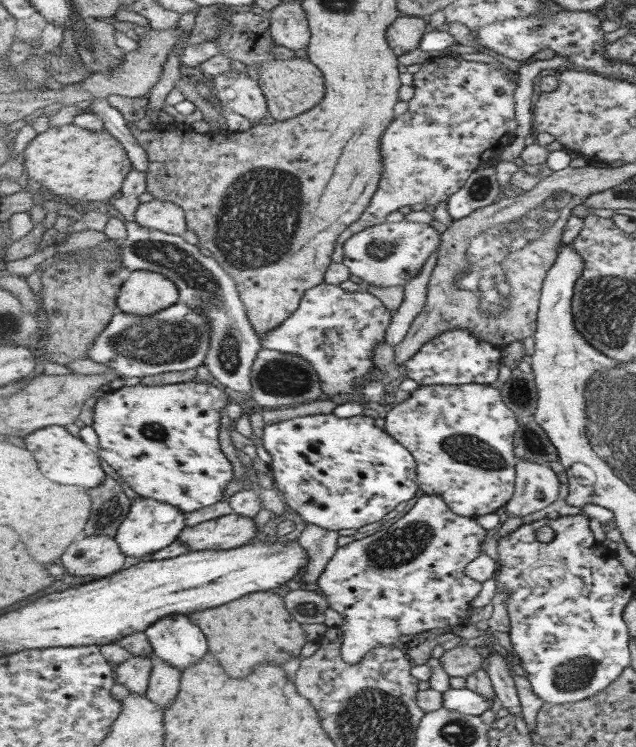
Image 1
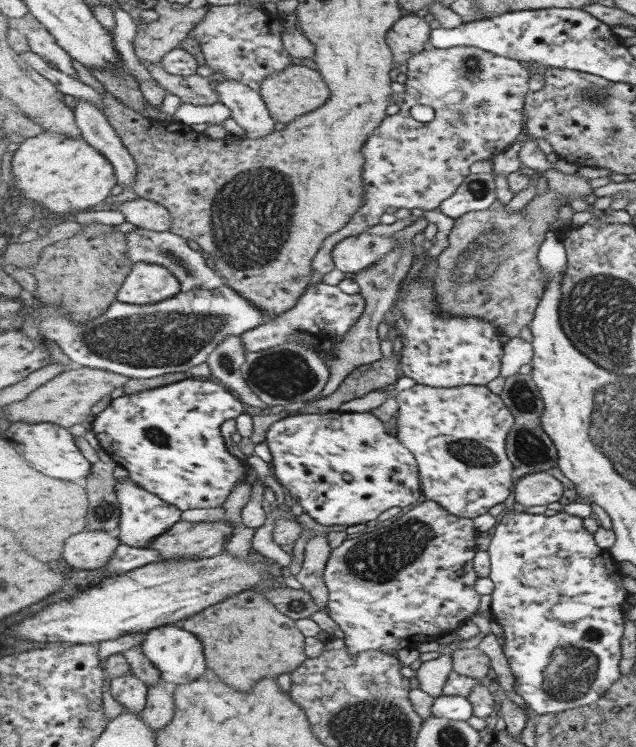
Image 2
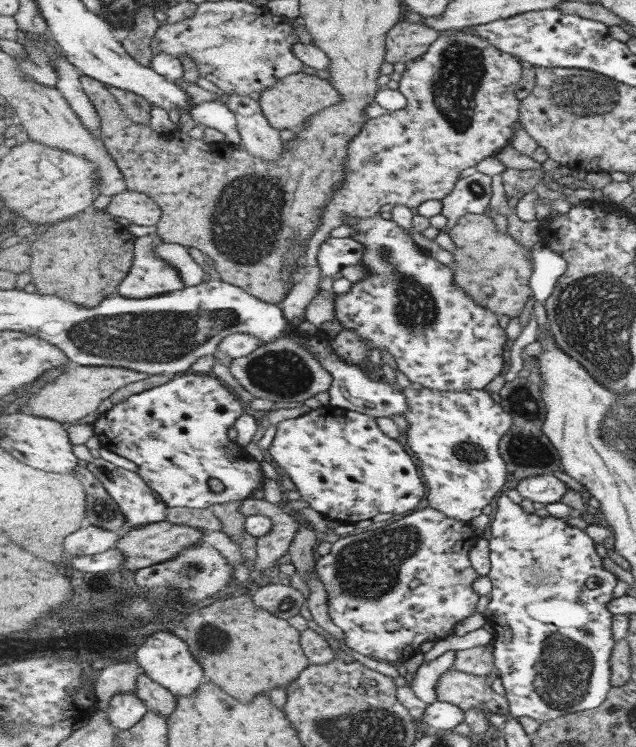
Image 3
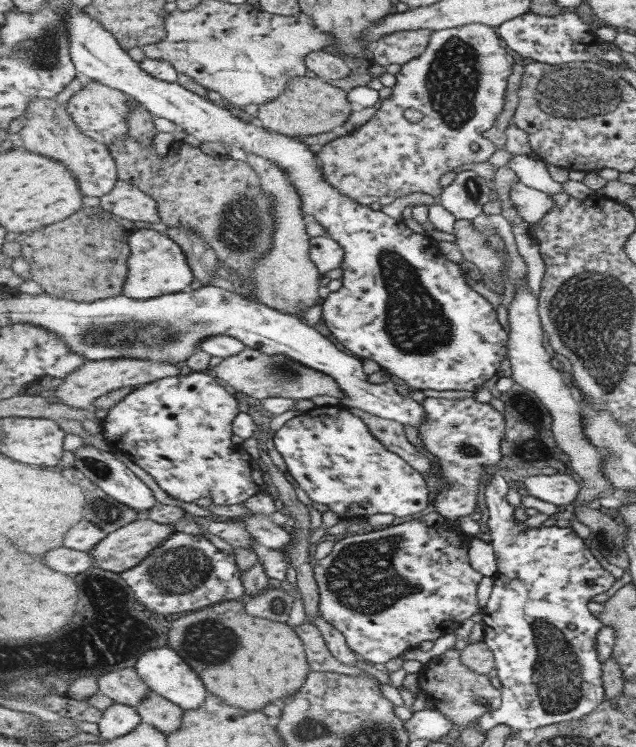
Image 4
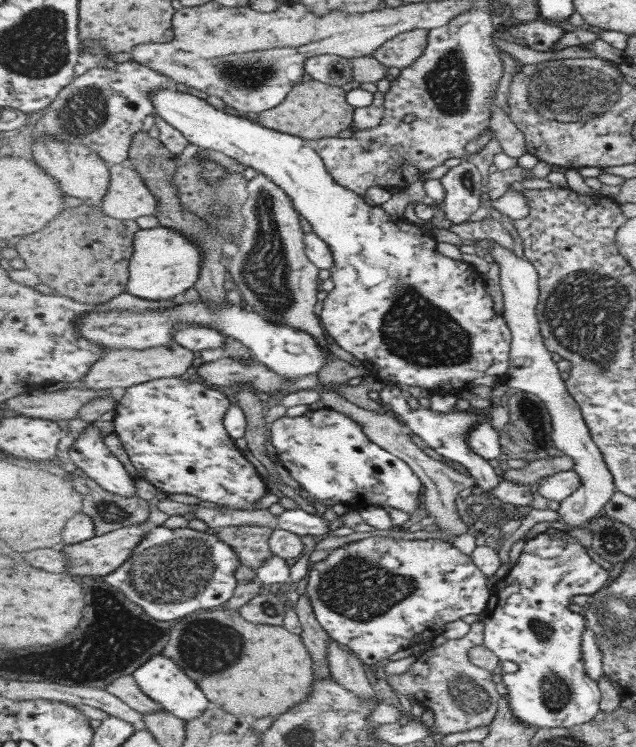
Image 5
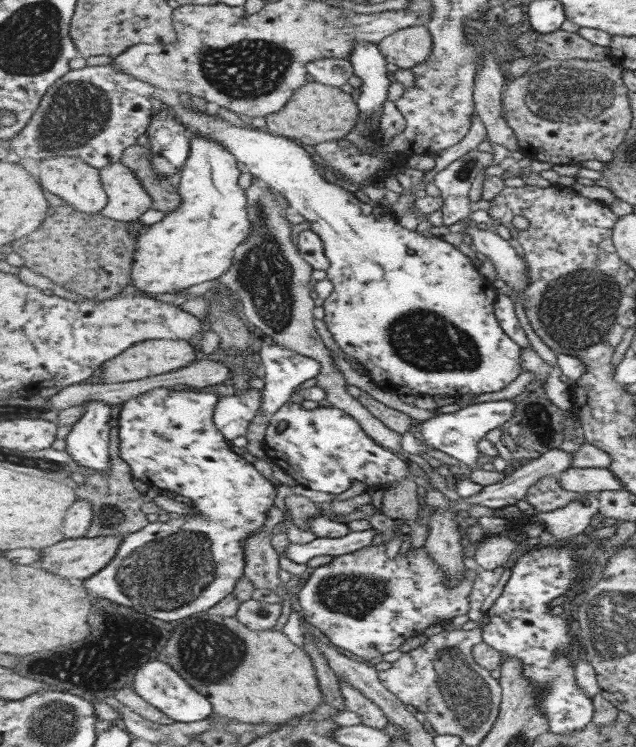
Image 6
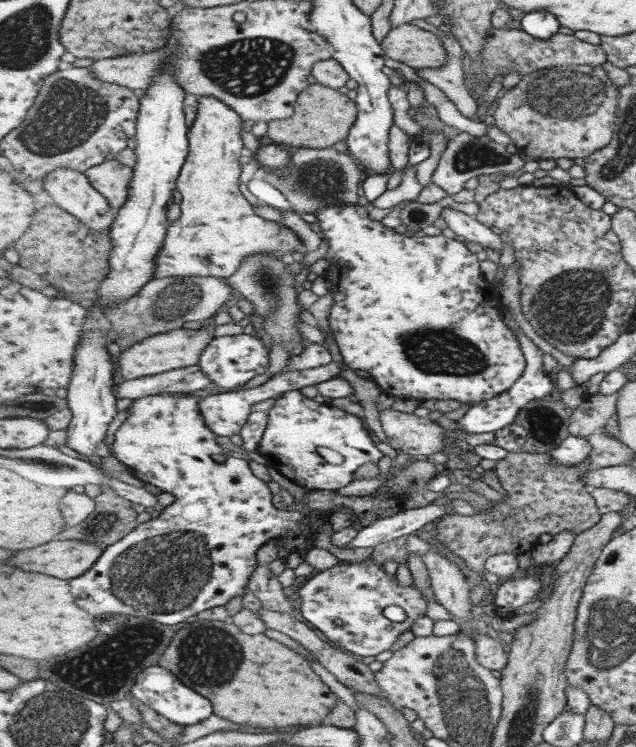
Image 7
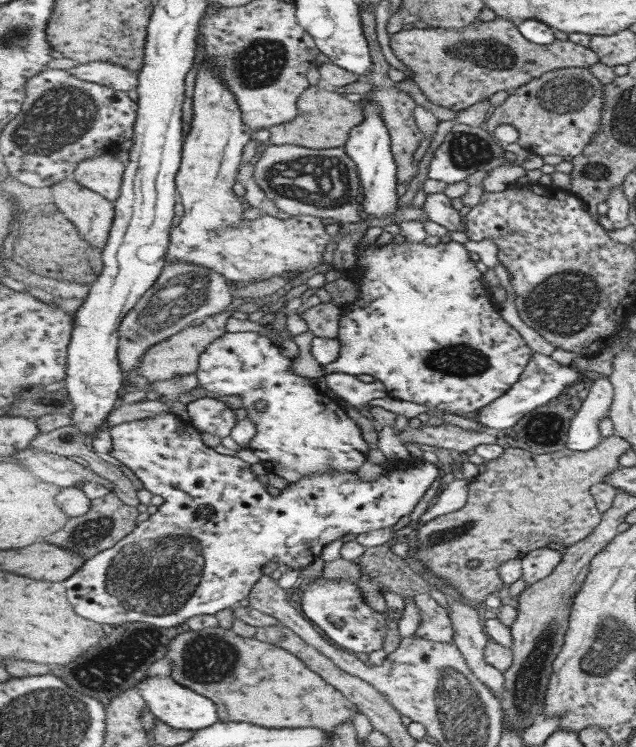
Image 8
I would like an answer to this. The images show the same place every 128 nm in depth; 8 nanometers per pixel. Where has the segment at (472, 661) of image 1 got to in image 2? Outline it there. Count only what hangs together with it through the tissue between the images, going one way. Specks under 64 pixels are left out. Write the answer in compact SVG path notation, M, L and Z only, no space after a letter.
M457 649L452 655L453 672L477 680L490 681L492 679L491 662L489 662L489 656L483 654L483 650Z

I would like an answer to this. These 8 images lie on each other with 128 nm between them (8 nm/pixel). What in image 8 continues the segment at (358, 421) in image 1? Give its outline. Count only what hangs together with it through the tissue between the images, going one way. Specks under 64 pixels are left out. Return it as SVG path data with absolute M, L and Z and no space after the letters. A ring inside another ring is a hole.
M226 332L212 342L200 358L196 375L200 386L218 396L239 396L241 406L246 410L246 418L256 422L257 434L248 446L248 450L259 458L260 464L268 472L284 477L289 483L297 482L313 473L343 471L356 473L359 466L367 460L369 446L357 422L349 418L346 408L337 398L330 398L313 384L313 380L298 376L291 370L293 358L281 354L281 348L272 336L259 332ZM265 401L266 410L258 410L256 404Z

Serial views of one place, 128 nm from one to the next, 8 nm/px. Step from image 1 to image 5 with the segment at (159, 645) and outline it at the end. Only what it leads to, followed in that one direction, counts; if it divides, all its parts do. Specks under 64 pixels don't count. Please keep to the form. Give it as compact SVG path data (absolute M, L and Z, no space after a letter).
M163 654L151 657L133 673L133 676L147 696L155 702L160 702L164 710L175 714L185 722L201 717L209 707L209 699L199 684L191 679L175 660Z

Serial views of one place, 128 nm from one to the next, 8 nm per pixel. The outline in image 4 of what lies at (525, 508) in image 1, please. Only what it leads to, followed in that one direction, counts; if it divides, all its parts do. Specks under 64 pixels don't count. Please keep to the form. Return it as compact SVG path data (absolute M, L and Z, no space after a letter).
M561 473L531 475L524 482L531 495L555 505L572 504L582 488L575 478Z

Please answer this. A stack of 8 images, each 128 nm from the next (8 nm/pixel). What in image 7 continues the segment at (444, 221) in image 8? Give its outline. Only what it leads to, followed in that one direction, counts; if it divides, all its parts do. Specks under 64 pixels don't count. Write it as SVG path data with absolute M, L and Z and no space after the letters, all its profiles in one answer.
M443 208L441 219L445 219L448 228L458 236L501 254L501 250L503 250L501 236L493 234L493 230L477 218L465 214L465 212L459 212L455 208Z

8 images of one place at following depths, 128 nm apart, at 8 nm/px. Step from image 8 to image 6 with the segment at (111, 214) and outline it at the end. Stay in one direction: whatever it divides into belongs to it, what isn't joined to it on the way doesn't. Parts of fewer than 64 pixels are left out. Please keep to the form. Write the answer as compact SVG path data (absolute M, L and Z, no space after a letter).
M58 156L57 158L45 158L39 168L39 180L49 193L55 194L66 205L71 205L77 211L89 215L99 215L106 209L110 201L103 187L103 176L98 167L91 166L78 156Z

